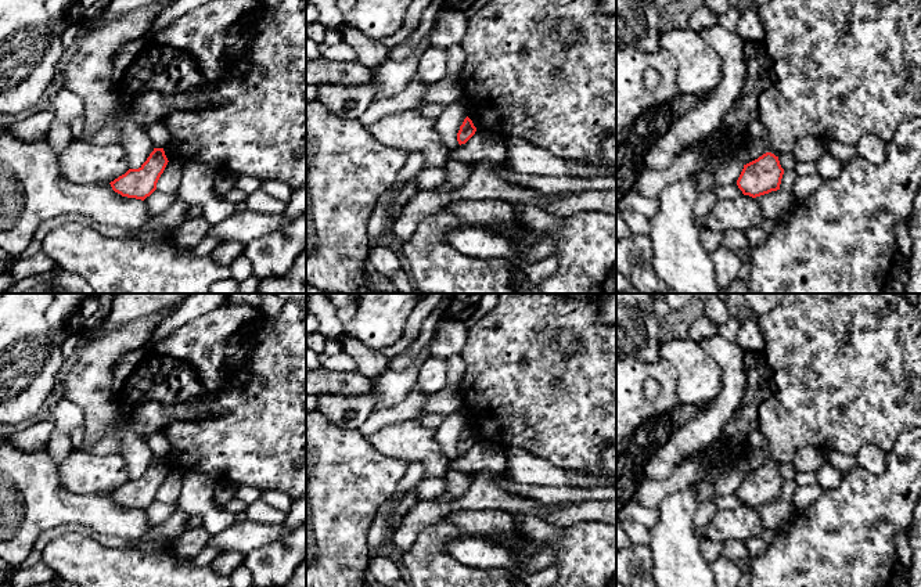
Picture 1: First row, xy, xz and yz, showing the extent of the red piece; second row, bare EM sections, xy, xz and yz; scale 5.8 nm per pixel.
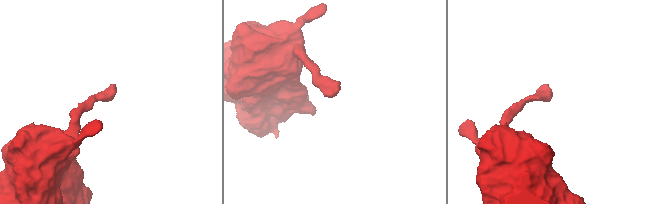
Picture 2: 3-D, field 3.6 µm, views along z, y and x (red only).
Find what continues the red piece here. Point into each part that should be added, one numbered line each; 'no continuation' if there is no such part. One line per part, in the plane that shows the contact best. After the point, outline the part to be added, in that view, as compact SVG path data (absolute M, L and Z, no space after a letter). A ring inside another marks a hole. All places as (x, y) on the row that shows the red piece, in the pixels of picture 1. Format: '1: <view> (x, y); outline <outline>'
no continuation

